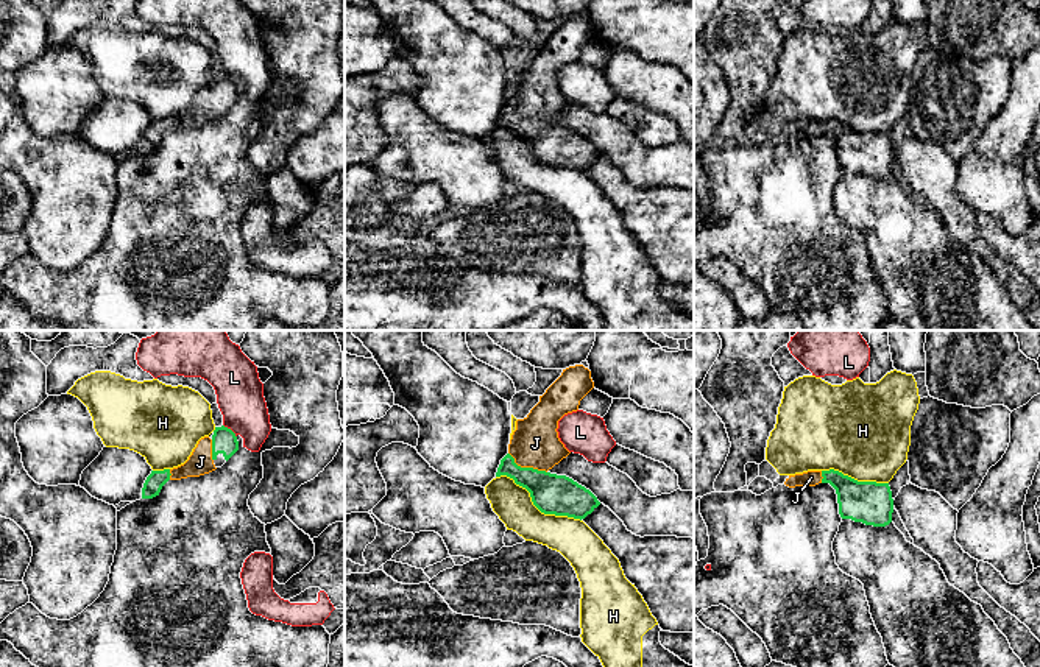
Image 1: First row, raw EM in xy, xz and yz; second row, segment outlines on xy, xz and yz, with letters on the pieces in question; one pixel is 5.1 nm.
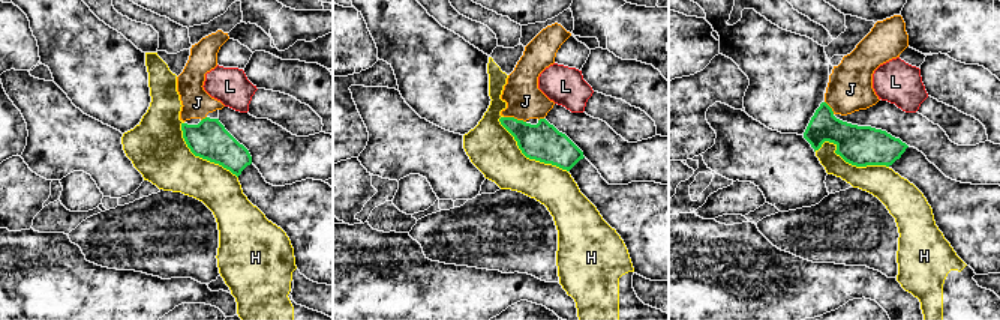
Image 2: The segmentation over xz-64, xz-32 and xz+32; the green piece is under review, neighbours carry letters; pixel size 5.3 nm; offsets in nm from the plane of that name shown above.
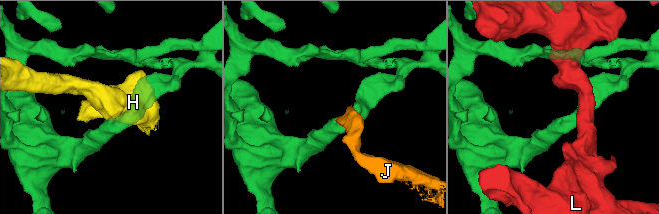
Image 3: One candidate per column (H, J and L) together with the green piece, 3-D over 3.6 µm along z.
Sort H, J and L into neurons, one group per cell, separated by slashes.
H / J / L

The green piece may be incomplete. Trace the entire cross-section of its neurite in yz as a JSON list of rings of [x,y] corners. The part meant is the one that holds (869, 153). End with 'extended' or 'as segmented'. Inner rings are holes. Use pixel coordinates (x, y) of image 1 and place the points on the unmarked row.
[[[808,122],[789,126],[786,137],[815,137],[830,134],[837,145],[839,165],[873,178],[886,178],[892,173],[893,150],[889,134],[858,132],[839,122]]] | extended

